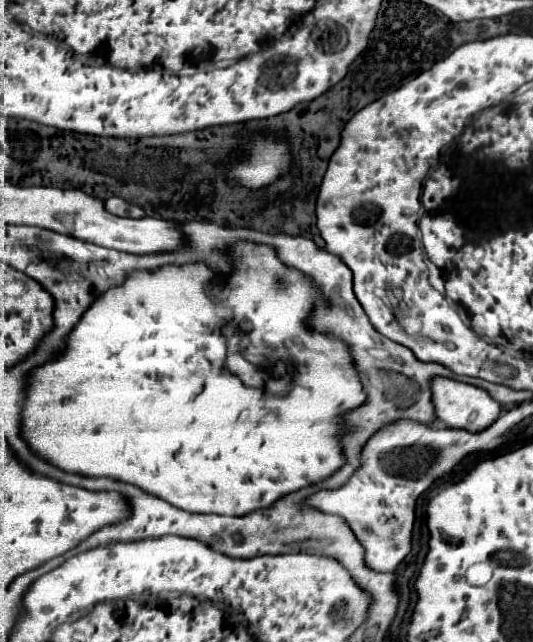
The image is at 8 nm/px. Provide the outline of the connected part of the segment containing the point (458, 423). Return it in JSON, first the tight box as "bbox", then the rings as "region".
{"bbox":[430,377,502,429],"region":[[[432,377],[430,381],[432,387],[432,405],[434,405],[434,413],[436,419],[440,419],[444,425],[448,427],[456,427],[456,429],[486,429],[502,411],[502,405],[498,401],[494,401],[484,389],[468,385],[468,383],[460,383],[448,377]]]}

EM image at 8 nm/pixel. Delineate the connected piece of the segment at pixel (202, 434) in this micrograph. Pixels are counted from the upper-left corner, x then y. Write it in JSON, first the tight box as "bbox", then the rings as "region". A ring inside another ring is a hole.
{"bbox":[22,243,364,517],"region":[[[240,243],[234,249],[234,261],[236,261],[236,269],[226,283],[212,279],[212,273],[204,263],[195,263],[184,267],[164,267],[164,269],[158,269],[156,273],[132,273],[128,275],[124,285],[104,293],[104,297],[100,297],[100,301],[96,301],[96,305],[92,305],[92,309],[84,313],[84,317],[80,319],[80,325],[72,329],[72,337],[68,337],[68,349],[64,349],[64,357],[40,369],[34,369],[30,373],[28,387],[26,387],[26,407],[22,413],[24,437],[28,445],[32,445],[36,453],[40,453],[48,463],[54,463],[58,469],[66,469],[70,473],[84,473],[88,477],[112,477],[112,479],[142,487],[144,491],[154,493],[156,497],[188,513],[220,513],[220,515],[236,515],[236,517],[262,507],[270,507],[282,495],[296,491],[300,487],[318,483],[328,475],[332,475],[338,467],[342,467],[344,457],[338,445],[338,433],[342,431],[342,425],[338,415],[342,411],[362,405],[364,393],[362,393],[360,381],[356,379],[356,369],[352,365],[348,347],[340,339],[330,335],[320,335],[316,331],[306,329],[304,325],[304,319],[310,315],[312,305],[318,297],[318,287],[308,277],[302,277],[300,271],[294,271],[282,265],[274,255],[274,249],[266,245]],[[228,325],[234,325],[242,331],[242,341],[240,341],[238,329],[232,329],[232,327],[226,329]],[[287,357],[292,357],[296,361],[296,365],[292,367],[288,365],[286,369],[285,376],[288,378],[286,381],[290,383],[288,393],[268,393],[264,387],[248,387],[248,385],[262,385],[264,375],[266,379],[284,379],[274,375],[273,368],[279,363],[285,364]]]}

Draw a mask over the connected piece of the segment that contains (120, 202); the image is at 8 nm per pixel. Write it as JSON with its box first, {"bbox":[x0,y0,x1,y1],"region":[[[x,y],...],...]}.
{"bbox":[106,197,144,217],"region":[[[110,197],[106,199],[106,211],[112,213],[112,215],[138,215],[138,217],[144,217],[144,209],[138,207],[138,205],[132,205],[120,197]]]}

